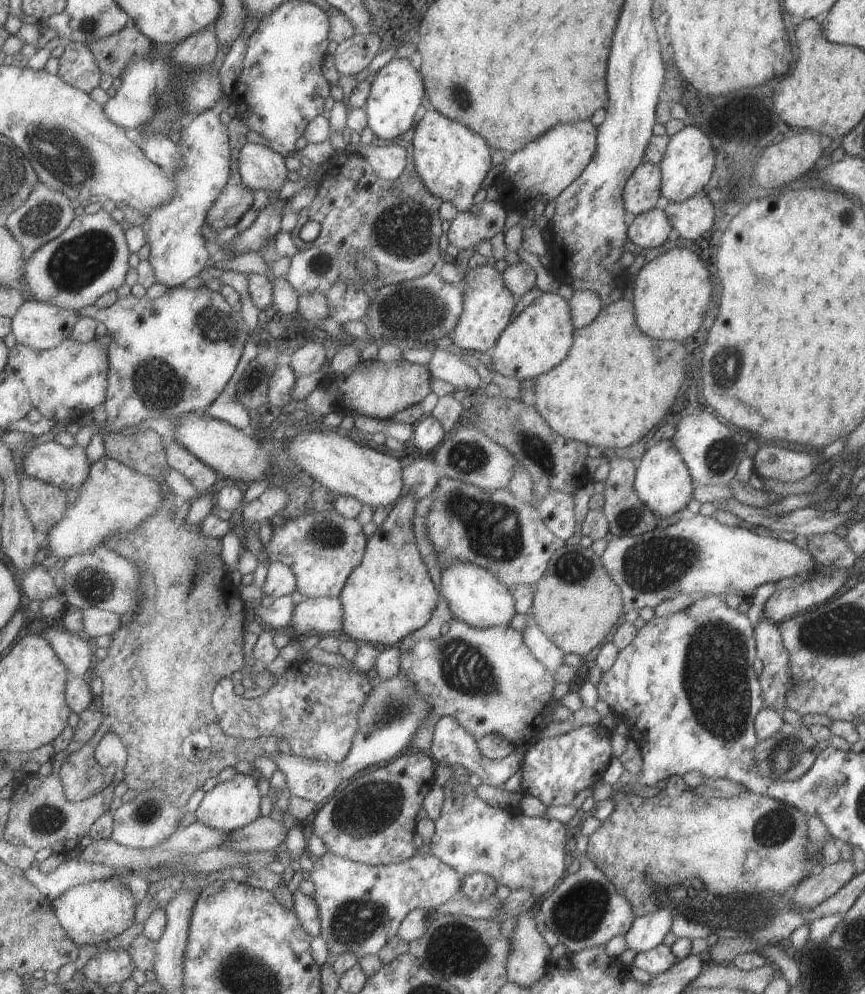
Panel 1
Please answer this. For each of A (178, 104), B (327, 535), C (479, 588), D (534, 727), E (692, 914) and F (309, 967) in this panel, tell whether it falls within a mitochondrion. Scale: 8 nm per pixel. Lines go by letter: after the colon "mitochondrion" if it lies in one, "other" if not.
A: mitochondrion
B: mitochondrion
C: other
D: other
E: other
F: other

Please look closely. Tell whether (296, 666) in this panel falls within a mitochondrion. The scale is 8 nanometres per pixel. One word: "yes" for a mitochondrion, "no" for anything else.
no

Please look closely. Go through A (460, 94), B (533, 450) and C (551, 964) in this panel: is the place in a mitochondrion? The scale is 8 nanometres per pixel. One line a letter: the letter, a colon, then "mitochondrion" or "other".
A: mitochondrion
B: mitochondrion
C: other

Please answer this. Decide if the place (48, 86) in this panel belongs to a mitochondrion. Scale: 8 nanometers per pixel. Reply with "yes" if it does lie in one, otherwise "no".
no

